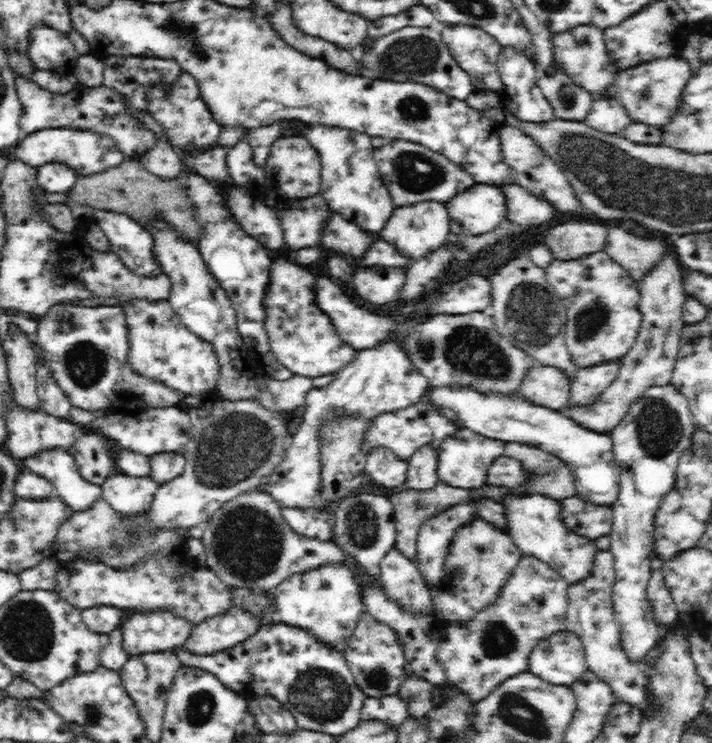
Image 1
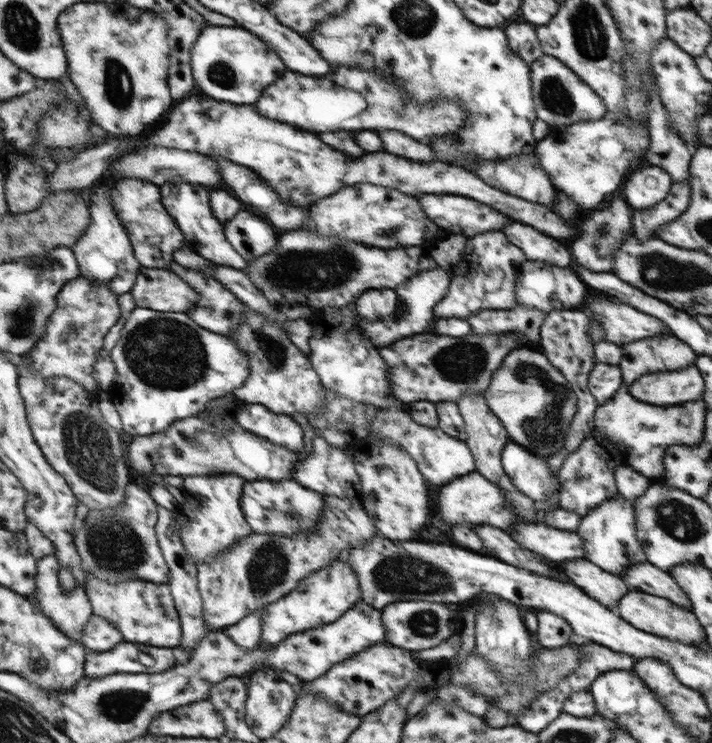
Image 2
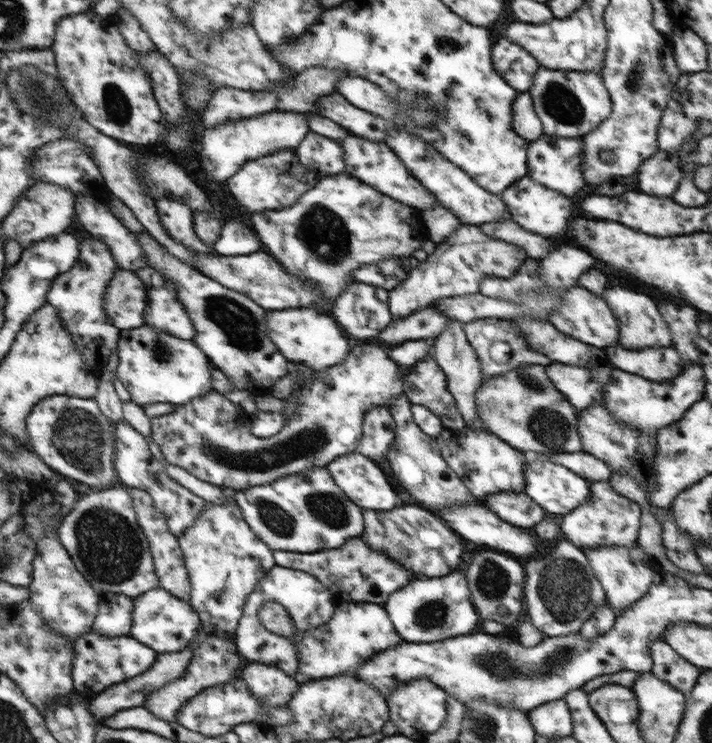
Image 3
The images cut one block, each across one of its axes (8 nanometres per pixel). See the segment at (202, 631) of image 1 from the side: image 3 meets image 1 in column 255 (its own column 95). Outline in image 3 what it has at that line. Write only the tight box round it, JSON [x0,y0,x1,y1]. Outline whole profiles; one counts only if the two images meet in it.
[92,592,135,636]

